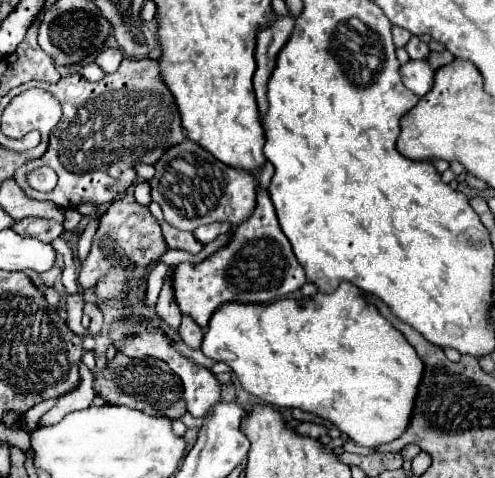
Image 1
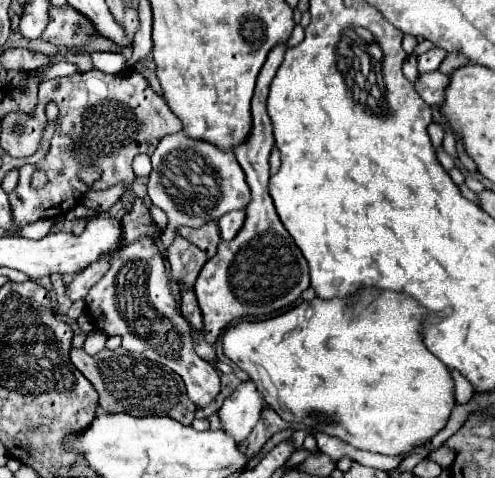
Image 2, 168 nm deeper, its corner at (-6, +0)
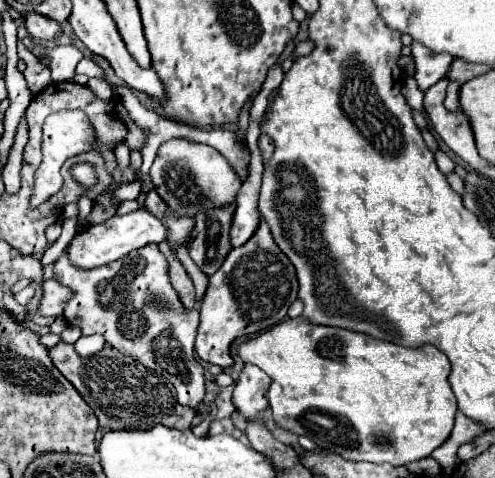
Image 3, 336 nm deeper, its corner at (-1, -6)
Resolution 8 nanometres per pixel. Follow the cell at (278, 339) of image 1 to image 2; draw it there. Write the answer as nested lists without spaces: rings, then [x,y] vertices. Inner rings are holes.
[[[383,291],[373,301],[377,305],[359,321],[349,321],[353,307],[347,299],[313,299],[271,319],[237,321],[223,329],[223,353],[251,377],[265,403],[283,419],[339,437],[363,451],[401,455],[445,427],[455,405],[453,379],[447,365],[423,345],[419,327],[427,311],[417,301],[393,291]]]

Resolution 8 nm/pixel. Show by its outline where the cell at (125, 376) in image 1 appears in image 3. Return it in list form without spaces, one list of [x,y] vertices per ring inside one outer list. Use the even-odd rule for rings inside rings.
[[[58,343],[50,349],[50,359],[54,367],[76,387],[84,401],[94,409],[100,427],[108,431],[132,431],[132,429],[150,429],[156,423],[174,427],[180,431],[190,429],[196,415],[194,409],[182,407],[176,401],[176,391],[168,379],[162,379],[156,371],[134,363],[134,359],[114,351],[114,347],[104,347],[92,357],[80,357],[74,345]]]

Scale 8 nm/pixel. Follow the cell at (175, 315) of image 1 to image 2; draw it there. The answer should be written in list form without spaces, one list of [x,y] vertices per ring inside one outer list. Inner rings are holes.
[[[175,237],[173,245],[167,251],[167,259],[171,263],[173,281],[179,285],[179,289],[187,291],[195,285],[195,279],[203,263],[207,261],[207,255],[199,247],[191,245],[187,239]]]

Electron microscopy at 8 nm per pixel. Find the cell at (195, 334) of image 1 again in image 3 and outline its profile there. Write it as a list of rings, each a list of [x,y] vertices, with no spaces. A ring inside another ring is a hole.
[[[166,241],[162,245],[158,245],[158,247],[160,247],[160,251],[166,255],[166,259],[170,263],[170,281],[172,281],[172,285],[174,285],[174,289],[176,289],[182,305],[186,309],[192,309],[194,307],[194,285],[192,285],[188,273],[184,271],[182,263],[178,261],[178,257],[174,255],[172,247]]]

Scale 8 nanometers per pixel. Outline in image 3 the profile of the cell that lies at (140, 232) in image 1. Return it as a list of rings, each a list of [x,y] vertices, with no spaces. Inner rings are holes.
[[[46,279],[42,283],[42,299],[36,309],[42,317],[58,317],[64,311],[64,303],[70,299],[70,293],[66,287],[62,287],[56,279]]]

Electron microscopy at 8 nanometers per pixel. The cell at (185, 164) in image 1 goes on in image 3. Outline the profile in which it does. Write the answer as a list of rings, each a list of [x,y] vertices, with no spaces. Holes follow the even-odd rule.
[[[170,139],[162,143],[158,157],[150,169],[152,183],[158,195],[170,205],[176,215],[194,217],[198,211],[210,207],[222,207],[236,201],[236,193],[242,183],[232,171],[228,161],[210,145],[192,143],[188,139]]]

